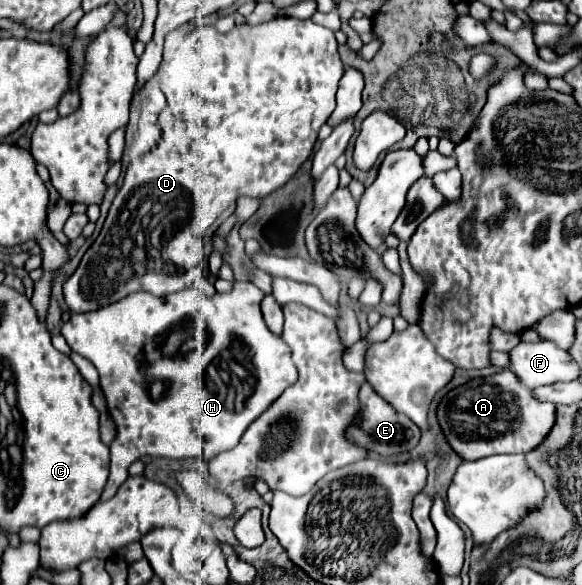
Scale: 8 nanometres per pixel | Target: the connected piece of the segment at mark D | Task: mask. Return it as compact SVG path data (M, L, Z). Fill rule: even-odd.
M277 17L277 19L273 19L269 23L261 23L261 25L235 27L227 35L217 33L215 27L211 27L211 25L197 27L183 41L183 45L175 53L175 59L161 73L161 89L167 97L167 109L159 115L159 125L161 125L161 131L163 131L159 145L151 153L143 155L139 161L129 163L123 187L115 195L115 201L109 209L109 215L105 219L101 235L95 239L95 243L83 255L81 265L77 267L77 271L63 285L63 295L65 295L65 301L67 301L69 309L73 313L97 311L105 305L121 301L123 297L127 297L129 293L135 293L135 291L147 291L155 297L165 297L165 295L171 295L171 293L177 293L177 291L183 291L187 287L191 287L193 281L197 277L201 277L201 265L203 265L201 235L203 235L203 231L207 231L207 223L203 223L201 219L219 217L225 209L233 209L235 201L241 195L263 199L265 195L269 195L269 191L275 191L277 187L283 187L295 175L295 171L301 167L301 163L305 163L305 159L309 159L321 125L327 121L327 117L335 109L335 93L337 93L337 85L339 85L343 73L345 73L345 67L339 59L337 41L335 41L333 31L313 23L311 19L301 21L301 19L293 19L293 17Z

